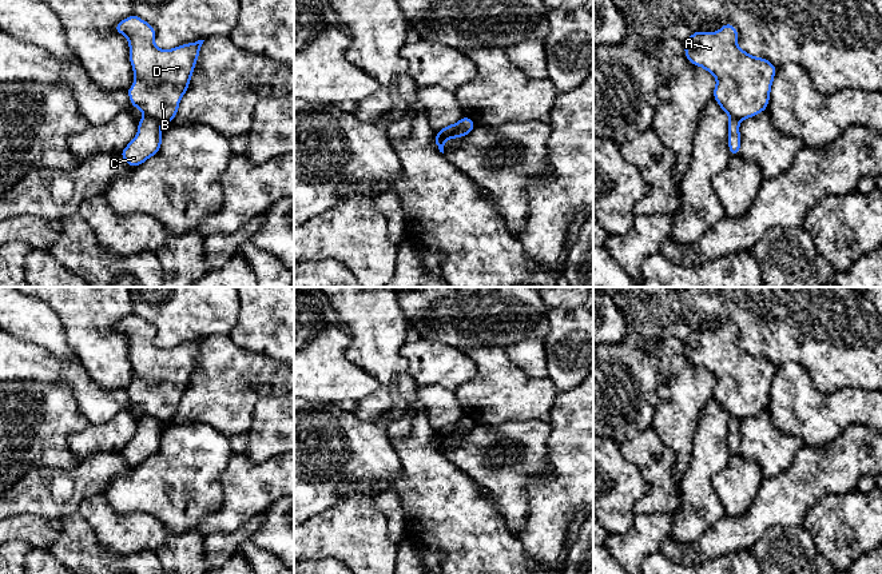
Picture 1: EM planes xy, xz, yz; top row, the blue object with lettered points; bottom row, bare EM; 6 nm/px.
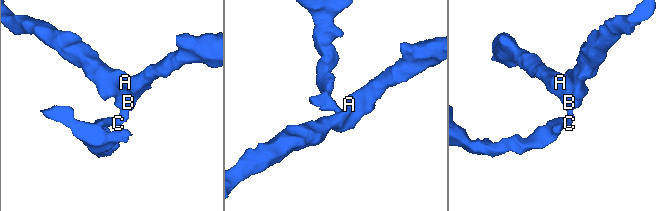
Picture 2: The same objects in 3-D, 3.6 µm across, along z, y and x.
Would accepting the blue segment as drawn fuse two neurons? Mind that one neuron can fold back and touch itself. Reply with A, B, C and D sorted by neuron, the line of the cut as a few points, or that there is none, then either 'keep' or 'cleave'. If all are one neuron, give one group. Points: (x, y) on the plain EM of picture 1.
groups A B D / C; cut xz (455, 423), (449, 433), (438, 433); cleave

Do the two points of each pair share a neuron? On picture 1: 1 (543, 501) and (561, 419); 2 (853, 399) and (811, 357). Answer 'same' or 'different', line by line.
1: same
2: different

